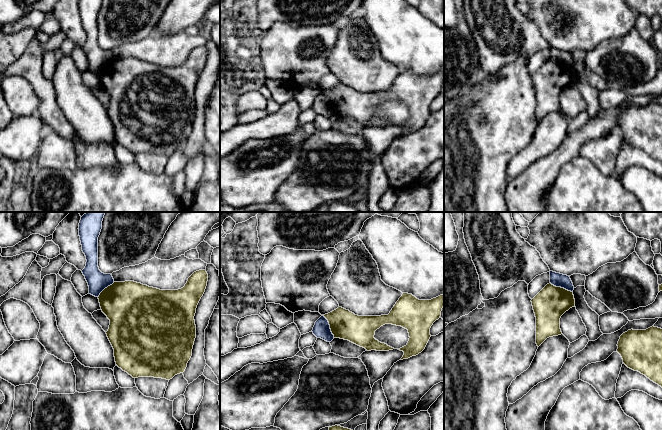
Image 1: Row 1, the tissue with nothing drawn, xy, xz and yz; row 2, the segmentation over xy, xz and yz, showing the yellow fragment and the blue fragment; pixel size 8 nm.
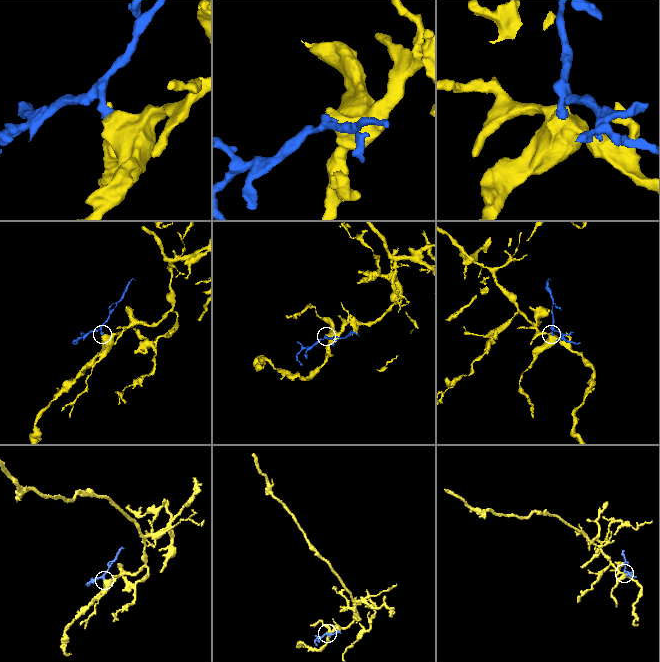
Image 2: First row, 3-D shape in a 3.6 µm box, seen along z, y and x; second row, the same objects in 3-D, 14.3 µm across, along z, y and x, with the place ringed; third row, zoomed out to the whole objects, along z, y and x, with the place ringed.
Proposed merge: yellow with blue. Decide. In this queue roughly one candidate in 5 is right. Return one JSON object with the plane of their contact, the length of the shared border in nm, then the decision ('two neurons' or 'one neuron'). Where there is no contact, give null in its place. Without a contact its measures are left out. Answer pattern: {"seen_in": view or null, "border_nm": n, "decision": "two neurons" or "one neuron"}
{"seen_in": "xz", "border_nm": 200, "decision": "two neurons"}

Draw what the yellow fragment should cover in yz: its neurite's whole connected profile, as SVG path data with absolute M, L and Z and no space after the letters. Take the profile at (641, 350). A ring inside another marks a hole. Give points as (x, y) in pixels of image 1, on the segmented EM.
M662 329L628 330L620 336L617 352L630 369L662 387Z

